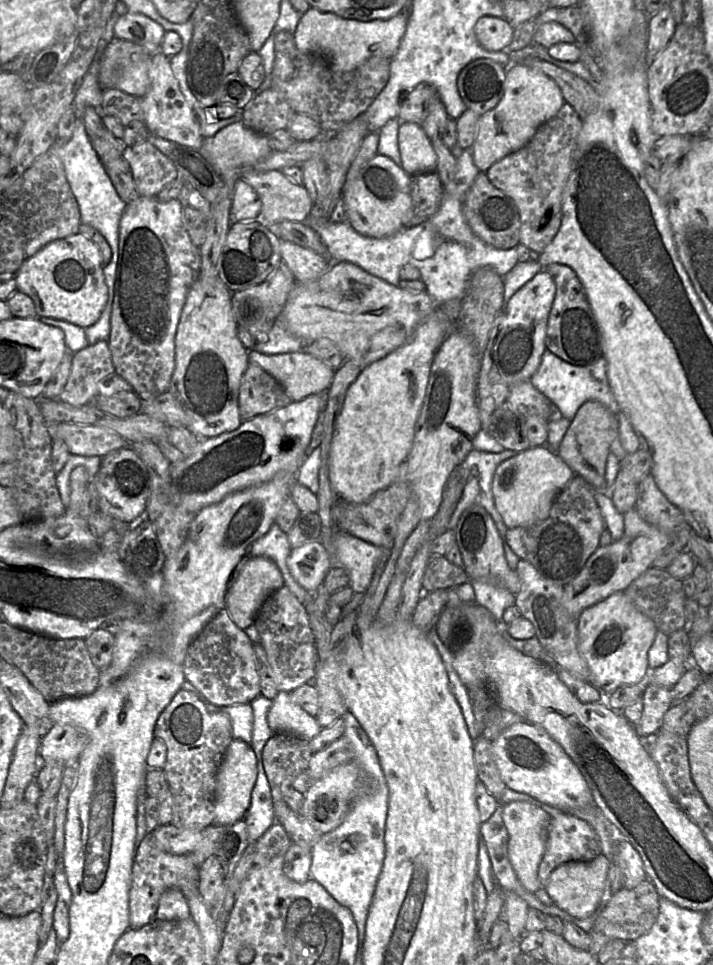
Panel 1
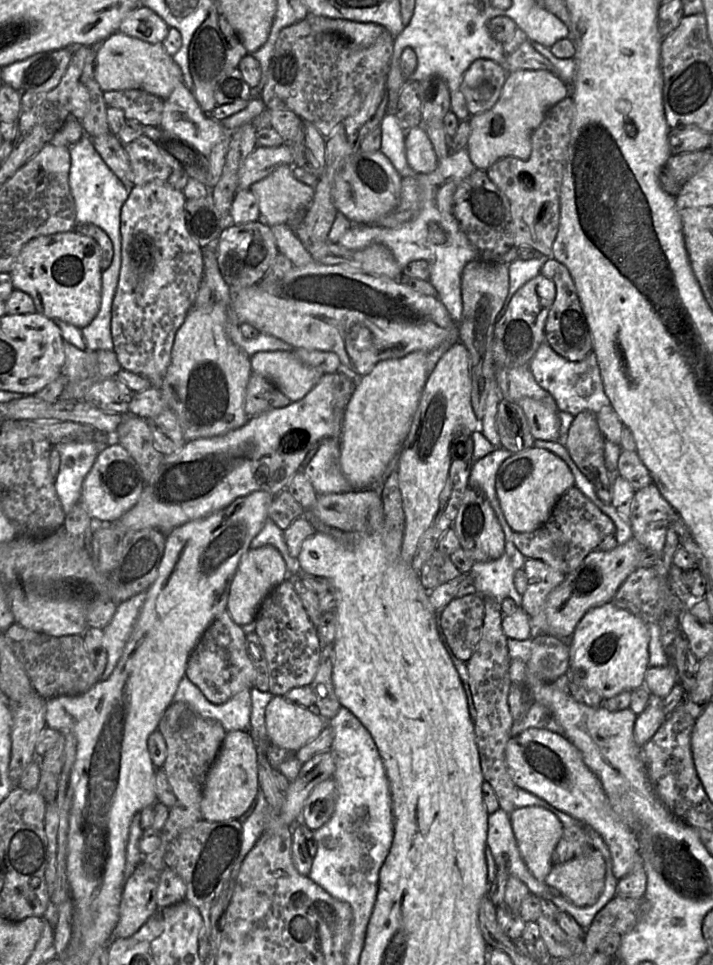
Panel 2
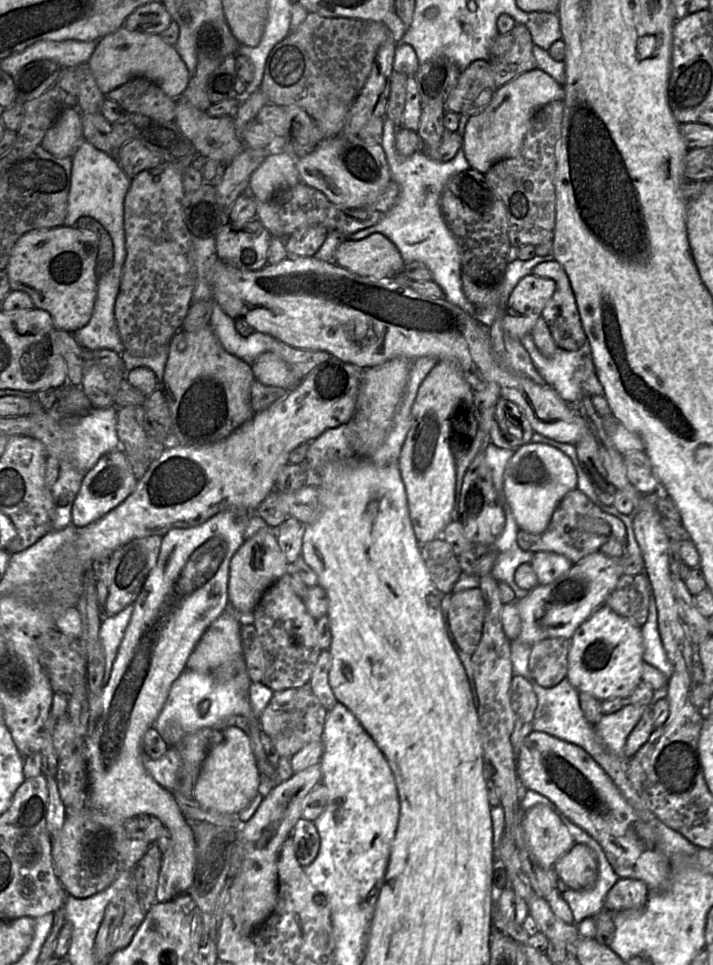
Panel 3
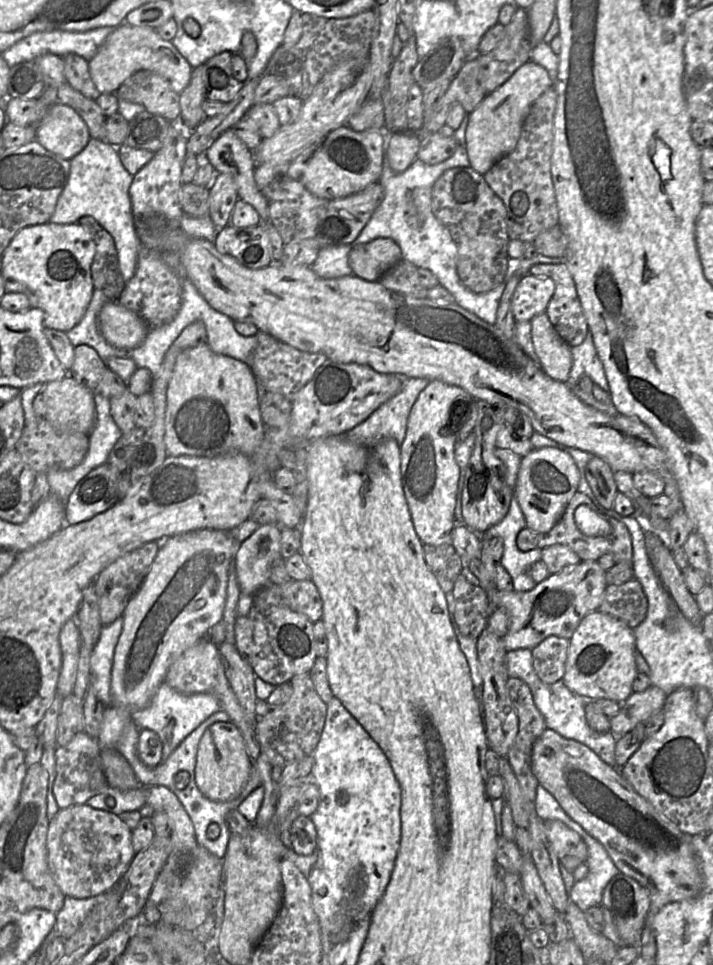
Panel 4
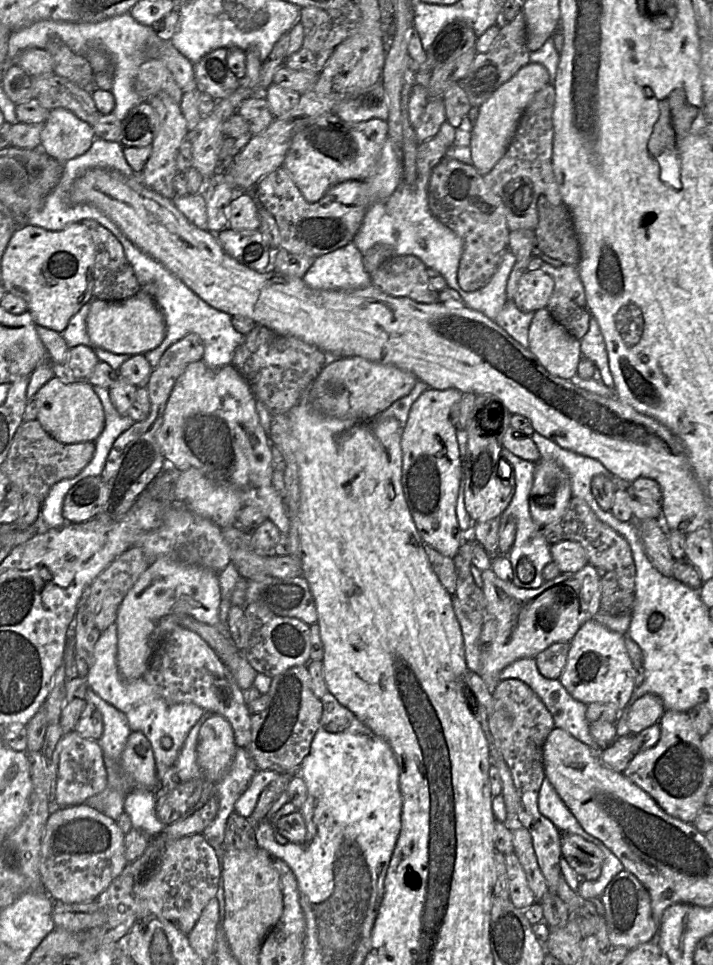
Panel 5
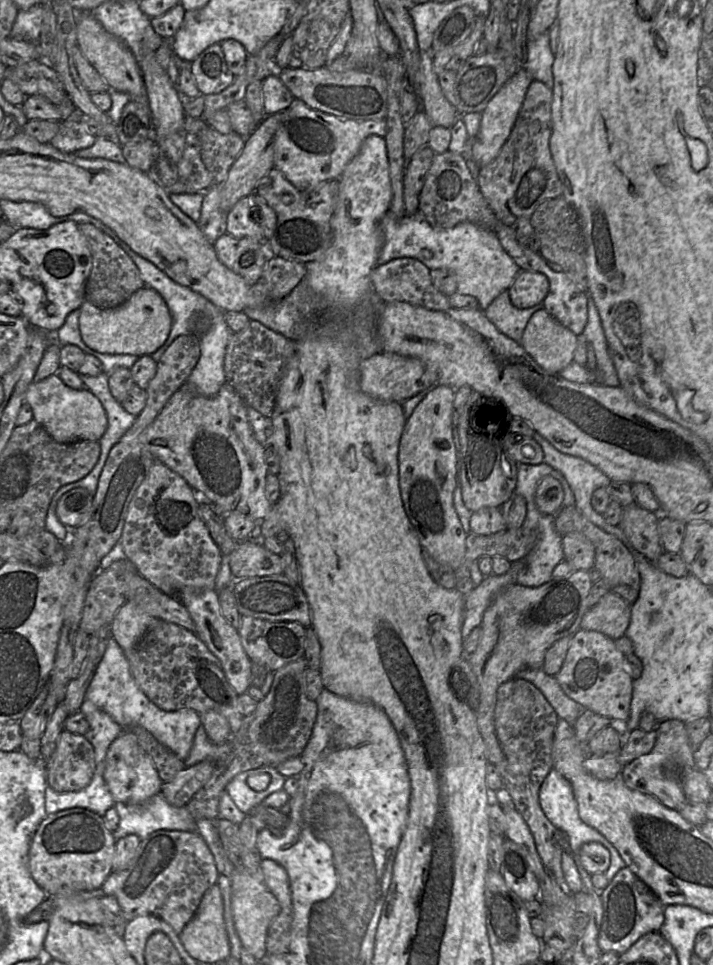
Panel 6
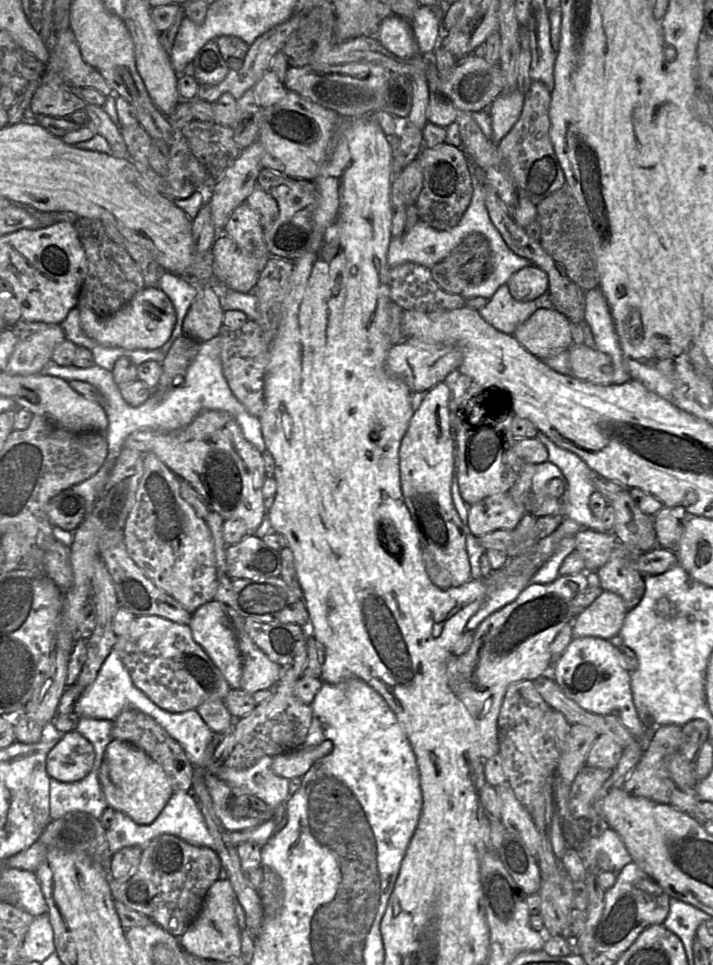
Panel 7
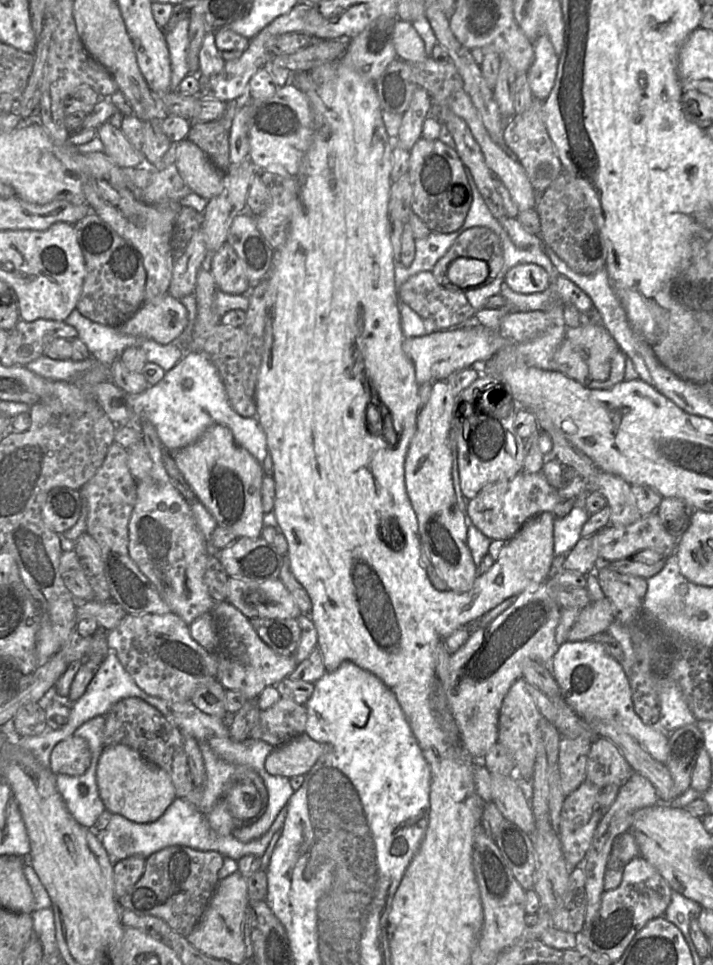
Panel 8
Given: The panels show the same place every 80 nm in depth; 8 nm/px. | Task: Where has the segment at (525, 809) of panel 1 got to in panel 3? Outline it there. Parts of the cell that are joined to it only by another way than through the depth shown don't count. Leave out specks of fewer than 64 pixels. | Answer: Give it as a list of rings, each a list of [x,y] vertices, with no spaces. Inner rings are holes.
[[[543,804],[525,811],[523,830],[535,864],[544,869],[552,868],[576,844],[558,815]]]

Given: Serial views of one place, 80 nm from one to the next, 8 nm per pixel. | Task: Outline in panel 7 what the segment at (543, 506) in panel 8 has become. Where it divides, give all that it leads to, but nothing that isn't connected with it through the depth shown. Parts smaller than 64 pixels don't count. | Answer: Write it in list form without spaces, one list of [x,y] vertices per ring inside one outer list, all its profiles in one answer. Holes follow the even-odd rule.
[[[509,492],[497,493],[469,506],[469,530],[476,537],[497,530],[511,530],[527,513],[525,504],[517,504]]]

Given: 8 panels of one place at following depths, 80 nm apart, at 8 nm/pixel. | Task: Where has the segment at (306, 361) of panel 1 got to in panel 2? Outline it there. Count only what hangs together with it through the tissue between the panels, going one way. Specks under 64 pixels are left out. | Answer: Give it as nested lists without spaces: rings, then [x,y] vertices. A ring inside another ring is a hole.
[[[262,351],[250,357],[252,372],[272,382],[291,402],[302,399],[324,374],[303,363],[294,351]]]

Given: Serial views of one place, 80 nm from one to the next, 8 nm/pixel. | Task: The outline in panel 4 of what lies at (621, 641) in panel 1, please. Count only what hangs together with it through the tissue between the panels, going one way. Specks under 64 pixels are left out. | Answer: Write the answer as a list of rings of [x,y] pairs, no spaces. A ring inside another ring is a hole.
[[[596,610],[582,619],[570,639],[563,681],[571,691],[583,697],[586,701],[610,699],[622,704],[633,693],[632,685],[638,673],[635,661],[636,651],[634,629],[624,622]]]

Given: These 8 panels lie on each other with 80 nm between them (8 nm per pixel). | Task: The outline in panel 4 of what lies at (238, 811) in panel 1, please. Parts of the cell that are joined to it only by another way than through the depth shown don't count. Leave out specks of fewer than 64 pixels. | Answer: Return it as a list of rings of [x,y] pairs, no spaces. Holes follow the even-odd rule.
[[[216,722],[204,732],[199,742],[195,768],[197,787],[210,800],[233,800],[241,794],[249,778],[251,762],[240,730],[232,722]]]

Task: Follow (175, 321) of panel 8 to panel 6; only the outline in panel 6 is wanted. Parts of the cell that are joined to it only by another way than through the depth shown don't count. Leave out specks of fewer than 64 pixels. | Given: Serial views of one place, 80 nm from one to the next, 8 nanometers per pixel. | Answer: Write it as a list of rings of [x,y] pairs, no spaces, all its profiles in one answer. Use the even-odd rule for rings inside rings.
[[[148,286],[137,290],[115,308],[102,309],[84,301],[79,310],[79,329],[83,341],[103,354],[150,356],[164,345],[172,328],[172,317],[164,299]]]

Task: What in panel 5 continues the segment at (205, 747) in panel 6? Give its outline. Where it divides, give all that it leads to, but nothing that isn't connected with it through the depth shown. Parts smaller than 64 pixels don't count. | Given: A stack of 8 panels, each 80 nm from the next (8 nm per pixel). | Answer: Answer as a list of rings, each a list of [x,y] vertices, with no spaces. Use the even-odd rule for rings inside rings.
[[[205,712],[204,715],[198,720],[198,722],[190,730],[181,750],[179,756],[173,764],[176,769],[179,779],[179,783],[189,781],[197,777],[203,777],[201,769],[197,763],[197,745],[198,736],[203,724],[214,713]]]

